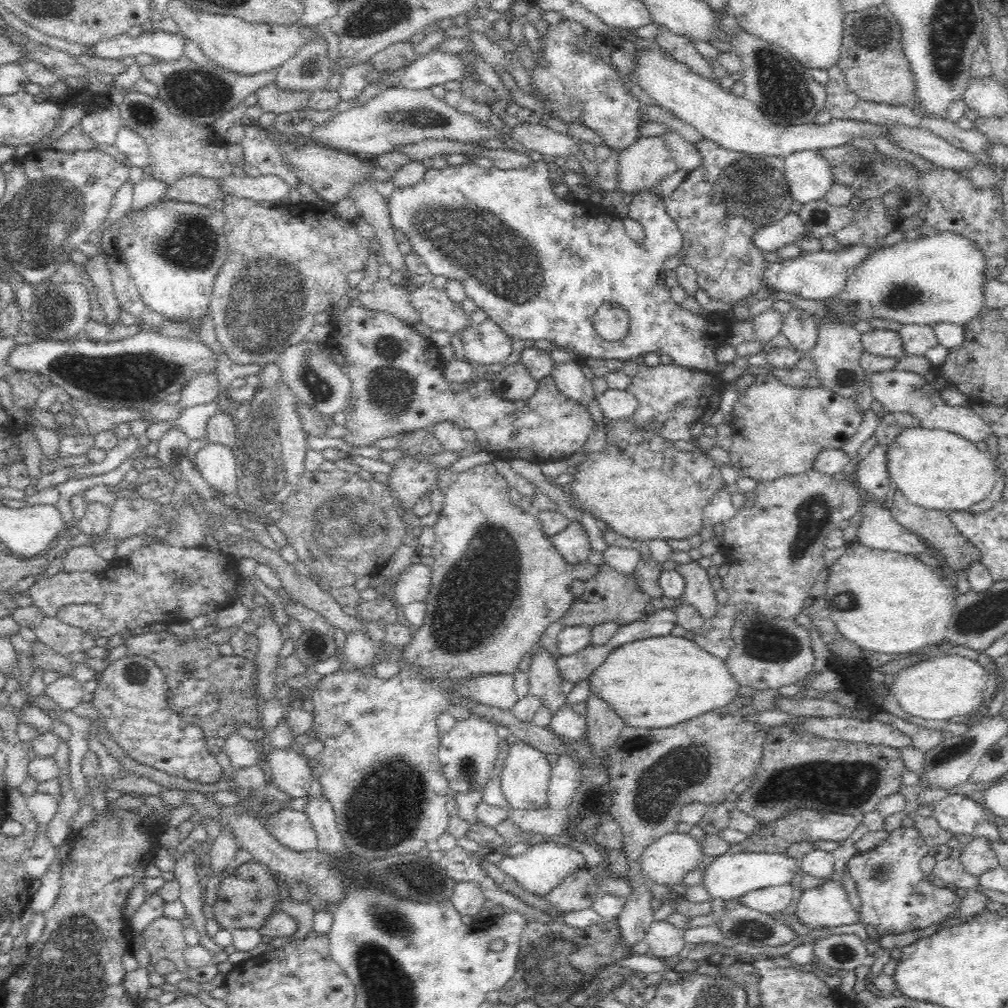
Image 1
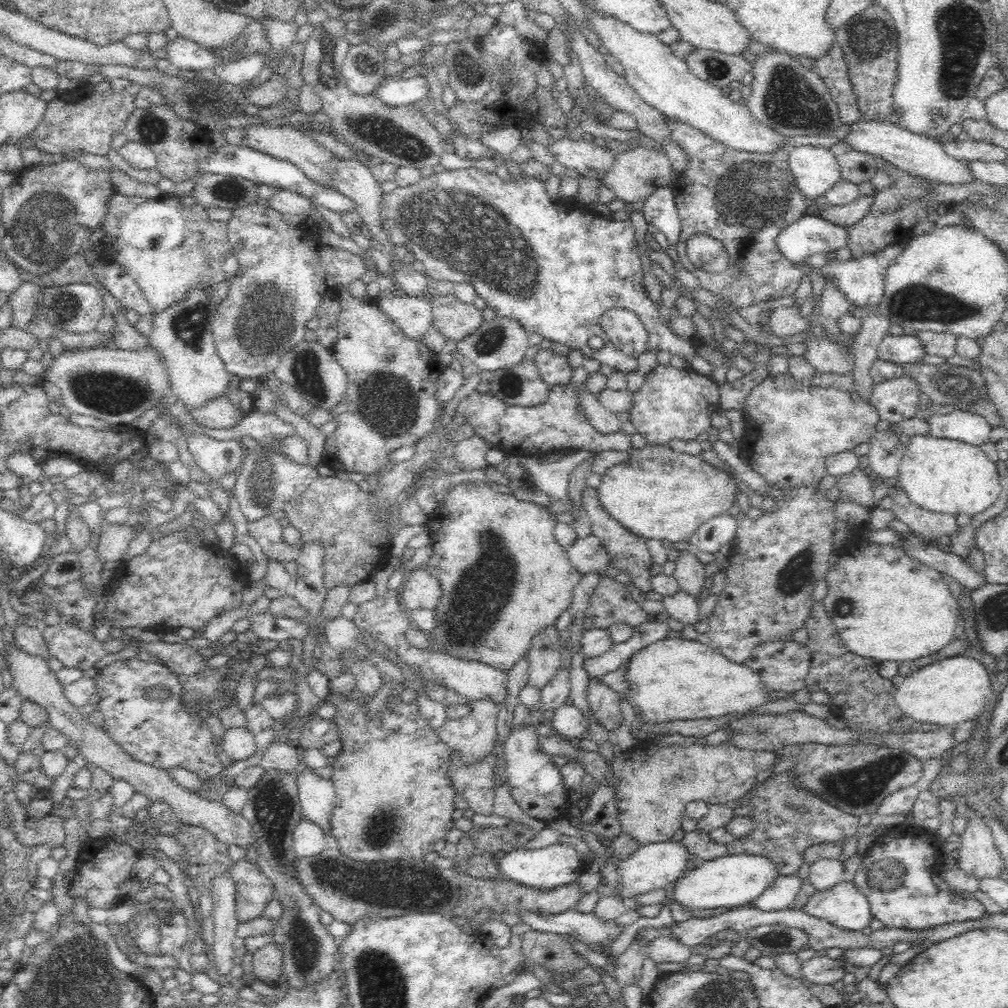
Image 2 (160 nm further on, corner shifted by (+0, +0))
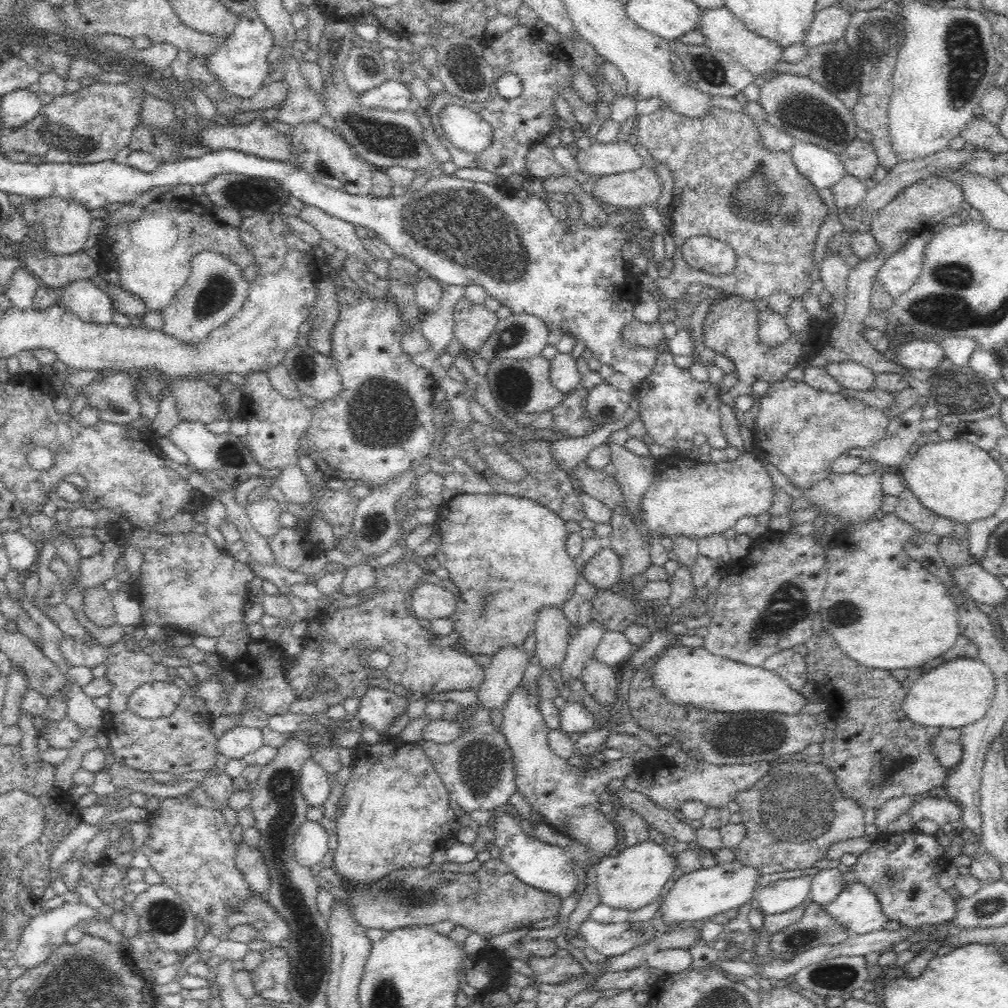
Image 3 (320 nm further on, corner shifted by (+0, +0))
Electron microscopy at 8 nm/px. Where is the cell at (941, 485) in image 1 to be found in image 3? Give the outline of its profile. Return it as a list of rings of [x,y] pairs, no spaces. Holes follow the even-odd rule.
[[[962,438],[926,444],[901,468],[899,475],[930,512],[955,525],[968,525],[996,516],[1007,489],[1006,475],[997,462],[987,451]]]

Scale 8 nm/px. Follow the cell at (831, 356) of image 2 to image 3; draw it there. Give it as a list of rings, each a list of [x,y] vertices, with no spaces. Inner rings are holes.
[[[850,359],[843,363],[829,363],[825,369],[828,374],[840,382],[844,389],[863,394],[878,390],[875,375],[866,367],[852,362]]]

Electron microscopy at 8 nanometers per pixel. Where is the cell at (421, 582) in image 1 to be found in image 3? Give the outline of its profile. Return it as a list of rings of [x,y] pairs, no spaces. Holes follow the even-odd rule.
[[[419,584],[409,600],[410,613],[422,623],[449,619],[457,607],[457,597],[441,585]]]

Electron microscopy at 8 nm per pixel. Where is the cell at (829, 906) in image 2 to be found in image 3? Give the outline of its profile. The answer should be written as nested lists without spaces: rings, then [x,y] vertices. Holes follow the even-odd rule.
[[[856,880],[847,884],[838,900],[825,908],[839,924],[858,935],[884,930],[890,921],[884,915],[876,893],[864,882]]]

